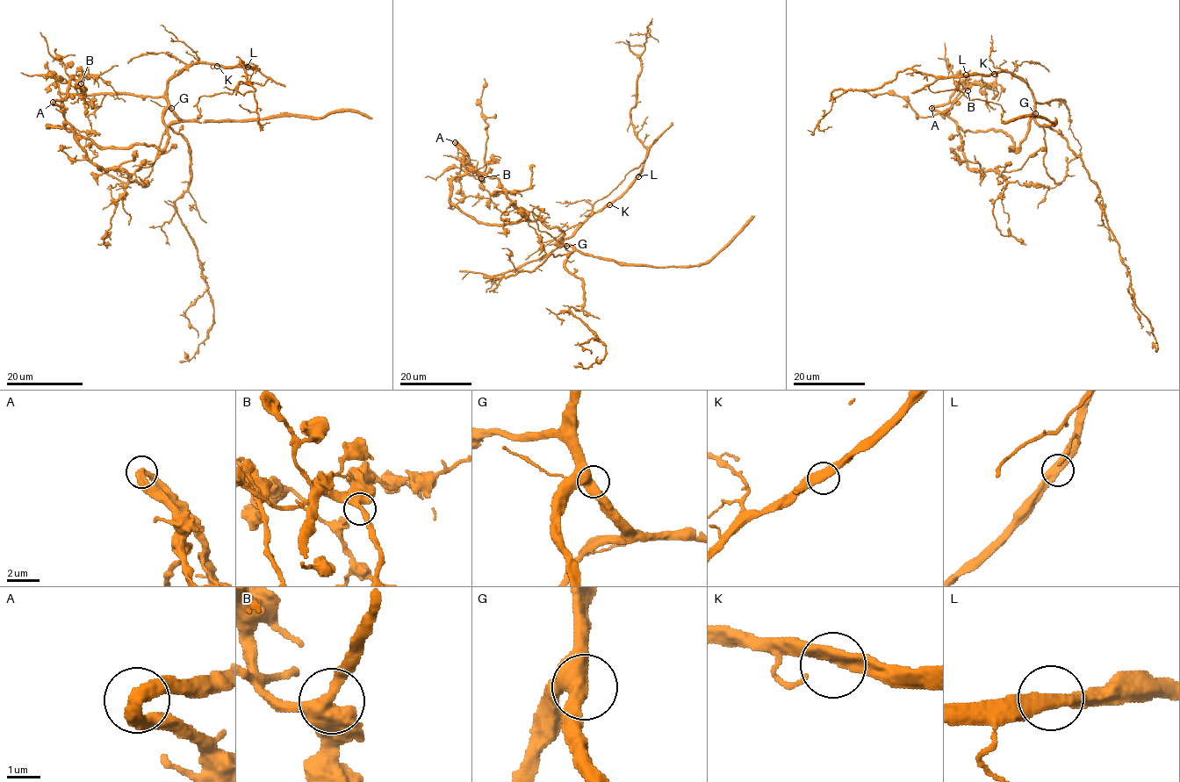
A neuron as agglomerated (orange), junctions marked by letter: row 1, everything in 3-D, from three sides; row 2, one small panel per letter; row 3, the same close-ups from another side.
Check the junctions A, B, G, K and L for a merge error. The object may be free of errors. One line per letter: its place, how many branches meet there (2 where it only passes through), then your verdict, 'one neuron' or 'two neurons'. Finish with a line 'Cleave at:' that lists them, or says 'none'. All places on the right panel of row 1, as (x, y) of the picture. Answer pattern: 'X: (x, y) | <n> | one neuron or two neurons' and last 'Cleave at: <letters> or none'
A: (931, 108) | 2 | one neuron
B: (967, 90) | 2 | one neuron
G: (1035, 113) | 2 | one neuron
K: (994, 74) | 2 | one neuron
L: (966, 75) | 2 | one neuron
Cleave at: none

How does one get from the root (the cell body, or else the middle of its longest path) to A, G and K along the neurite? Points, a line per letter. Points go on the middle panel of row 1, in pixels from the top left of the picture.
A: (561, 230), (539, 220), (486, 225), (464, 214), (450, 199), (450, 182), (466, 167), (456, 142)
G: (561, 230), (563, 234), (559, 240), (566, 246)
K: (561, 230), (563, 234), (559, 241), (563, 245), (563, 241), (593, 214), (609, 204)

